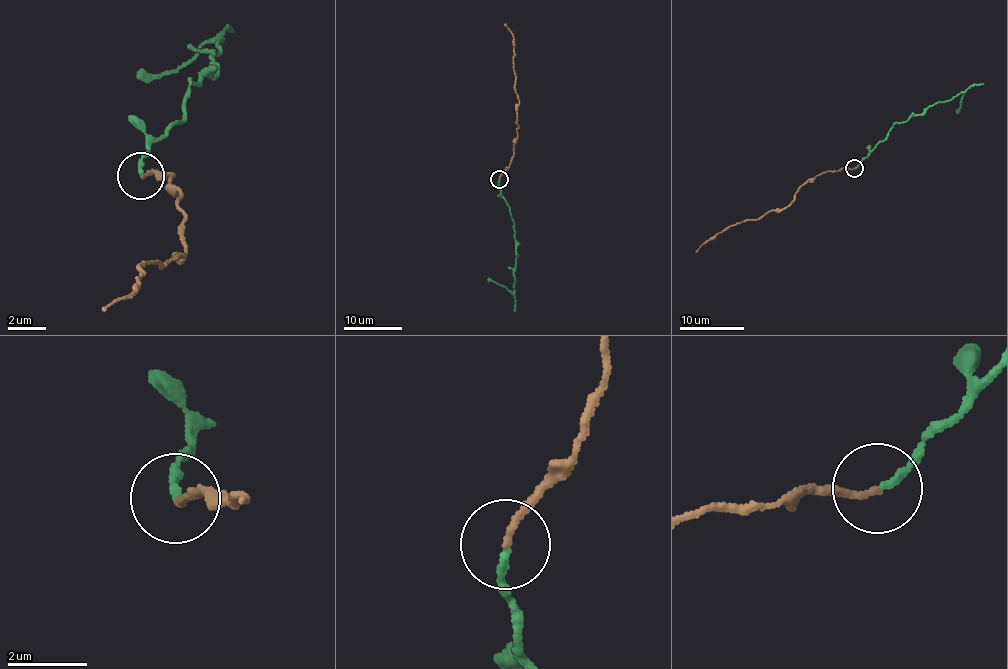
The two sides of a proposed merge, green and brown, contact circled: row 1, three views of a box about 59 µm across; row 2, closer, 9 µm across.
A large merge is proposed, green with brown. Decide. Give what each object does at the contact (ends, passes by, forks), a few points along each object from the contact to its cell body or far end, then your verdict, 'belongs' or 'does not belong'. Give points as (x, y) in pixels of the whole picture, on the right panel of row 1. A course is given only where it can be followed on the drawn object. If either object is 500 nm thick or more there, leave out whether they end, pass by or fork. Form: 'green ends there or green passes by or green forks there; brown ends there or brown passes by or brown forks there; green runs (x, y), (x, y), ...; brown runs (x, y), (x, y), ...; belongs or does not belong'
green ends there; brown ends there; green runs (854, 168), (897, 122), (921, 114), (930, 106), (949, 101), (961, 93), (964, 94), (957, 112); brown runs (854, 168), (815, 176), (780, 209), (729, 225), (696, 251); belongs

